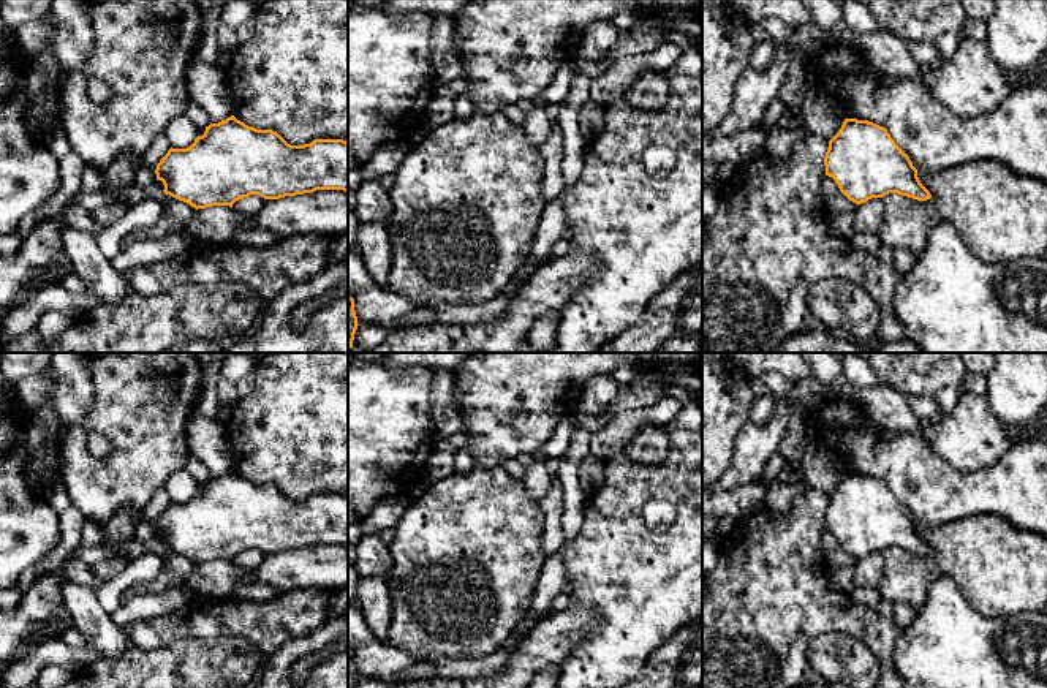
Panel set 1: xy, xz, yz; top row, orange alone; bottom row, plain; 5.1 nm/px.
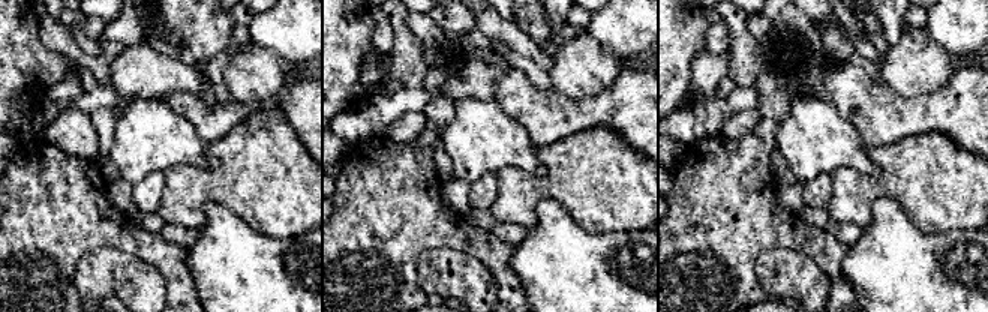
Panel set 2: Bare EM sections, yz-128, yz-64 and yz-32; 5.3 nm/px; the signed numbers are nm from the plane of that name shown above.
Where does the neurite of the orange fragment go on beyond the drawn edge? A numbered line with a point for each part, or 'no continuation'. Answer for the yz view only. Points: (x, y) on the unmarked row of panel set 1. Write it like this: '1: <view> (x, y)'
no continuation

